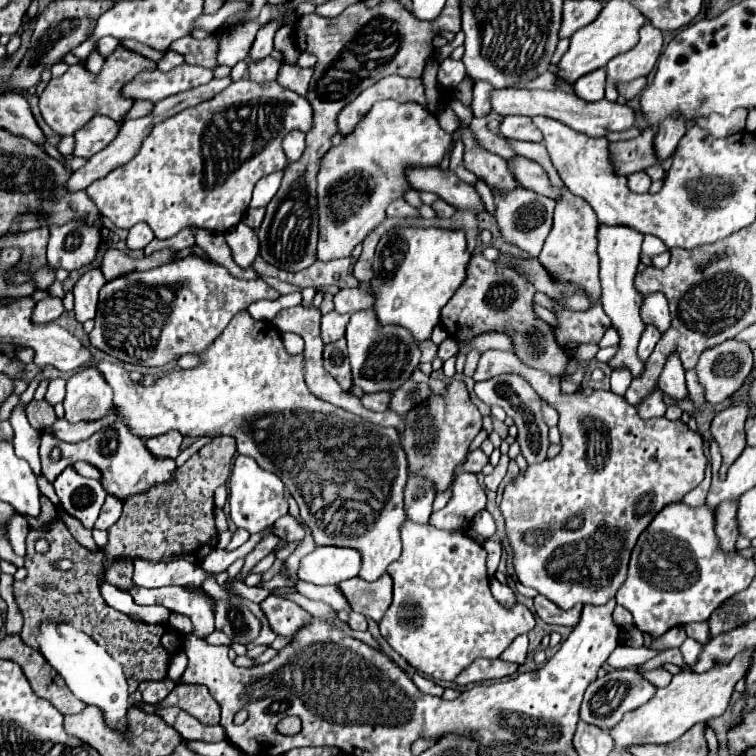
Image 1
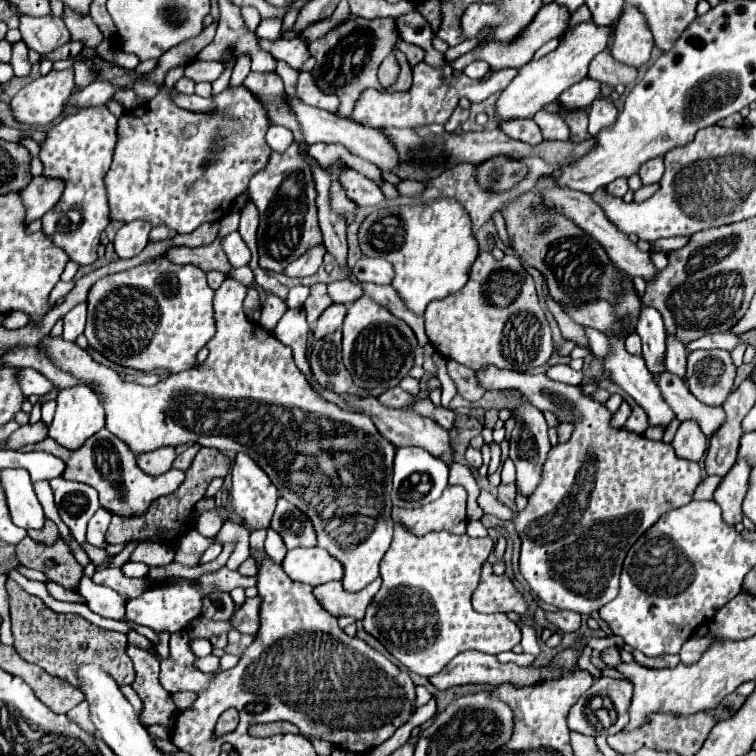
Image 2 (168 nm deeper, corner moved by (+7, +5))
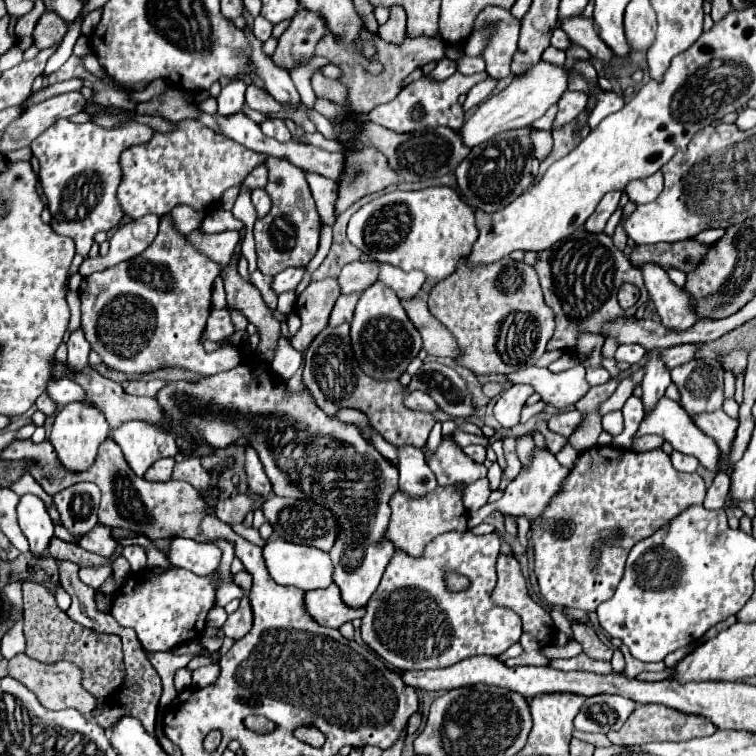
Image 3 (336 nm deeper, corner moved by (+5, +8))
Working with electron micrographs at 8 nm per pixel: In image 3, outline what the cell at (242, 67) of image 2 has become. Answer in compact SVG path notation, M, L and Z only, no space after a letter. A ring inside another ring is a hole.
M235 78L229 84L225 84L221 94L217 96L219 114L229 116L229 114L239 112L245 104L245 90L247 90L247 84L241 78Z

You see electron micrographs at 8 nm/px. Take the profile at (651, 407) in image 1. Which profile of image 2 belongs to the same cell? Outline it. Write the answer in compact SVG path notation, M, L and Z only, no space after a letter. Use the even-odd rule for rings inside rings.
M631 405L631 415L625 423L625 429L631 433L643 433L647 429L647 421L645 421L645 411L639 405Z

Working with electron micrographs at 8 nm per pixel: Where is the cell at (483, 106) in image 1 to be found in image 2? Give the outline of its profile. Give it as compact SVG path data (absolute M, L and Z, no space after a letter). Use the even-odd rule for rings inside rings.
M473 61L473 63L467 65L463 71L465 71L467 77L471 77L471 79L481 79L481 77L489 71L489 65L487 65L485 61Z

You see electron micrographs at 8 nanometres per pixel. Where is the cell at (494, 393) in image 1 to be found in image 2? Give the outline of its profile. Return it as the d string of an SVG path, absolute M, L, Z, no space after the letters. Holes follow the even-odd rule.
M511 393L509 395L511 401L515 403L513 407L513 417L517 417L517 425L511 433L511 449L509 449L509 457L513 459L515 467L517 467L517 479L515 479L515 487L517 487L517 493L525 495L525 497L531 497L533 491L537 489L537 485L541 483L541 473L543 473L543 463L547 459L547 453L551 449L551 443L549 443L549 437L547 437L547 425L545 425L545 417L543 413L533 407L531 403L525 403L521 399L519 393Z

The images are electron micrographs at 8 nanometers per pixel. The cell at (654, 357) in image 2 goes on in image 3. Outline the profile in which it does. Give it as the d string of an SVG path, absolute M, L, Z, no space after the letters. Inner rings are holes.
M649 350L647 352L647 360L645 360L645 376L643 376L643 406L645 410L651 410L655 406L655 402L665 394L665 388L671 384L671 376L667 366L663 366L663 358L661 358L661 350Z

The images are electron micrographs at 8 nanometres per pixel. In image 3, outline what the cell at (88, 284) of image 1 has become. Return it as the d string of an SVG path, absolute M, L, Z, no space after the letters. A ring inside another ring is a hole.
M81 328L73 330L69 340L67 340L67 348L69 348L69 356L67 362L71 362L71 366L75 370L81 370L87 364L87 356L89 356L89 342L85 340L85 334Z

